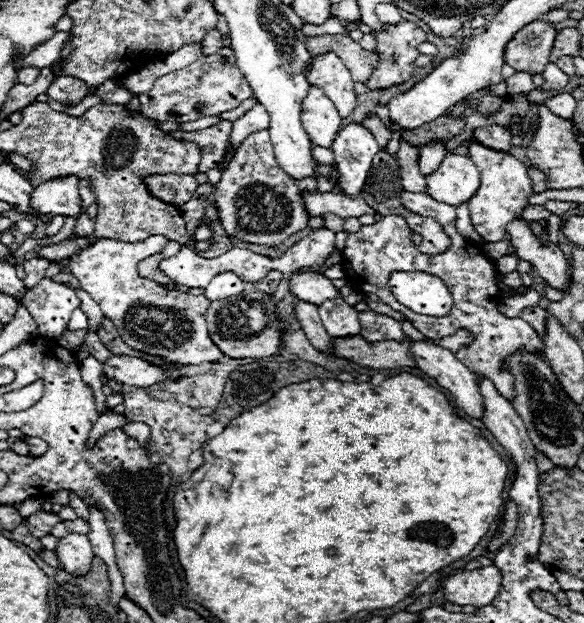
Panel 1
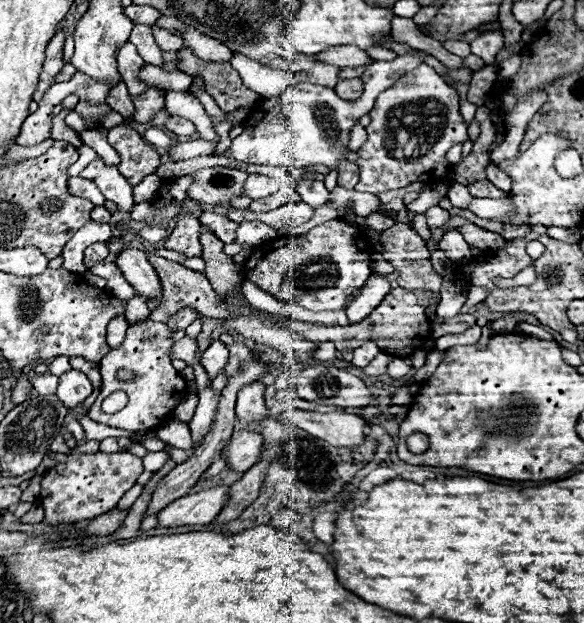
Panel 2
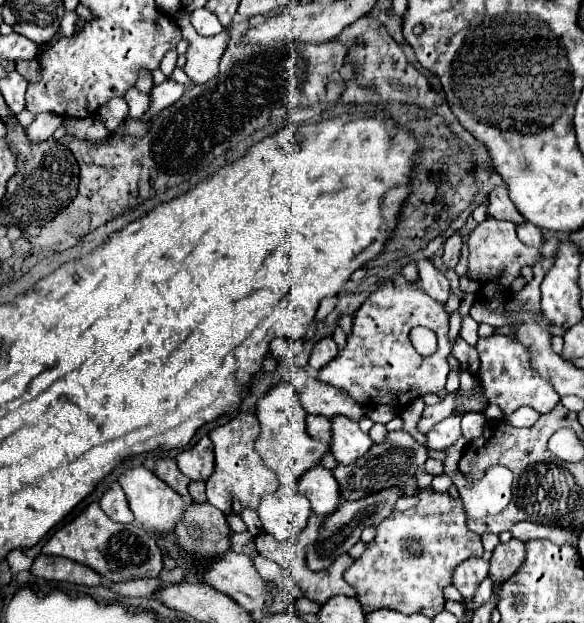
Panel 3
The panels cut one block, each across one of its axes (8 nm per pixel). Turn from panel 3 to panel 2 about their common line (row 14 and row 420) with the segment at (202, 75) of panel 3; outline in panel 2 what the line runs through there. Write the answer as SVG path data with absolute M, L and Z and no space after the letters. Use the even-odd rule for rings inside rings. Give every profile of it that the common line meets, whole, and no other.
M190 394L184 402L180 402L180 404L178 404L178 408L174 410L174 416L176 416L180 422L190 422L190 420L192 420L192 416L194 416L196 404L198 404L196 394Z

